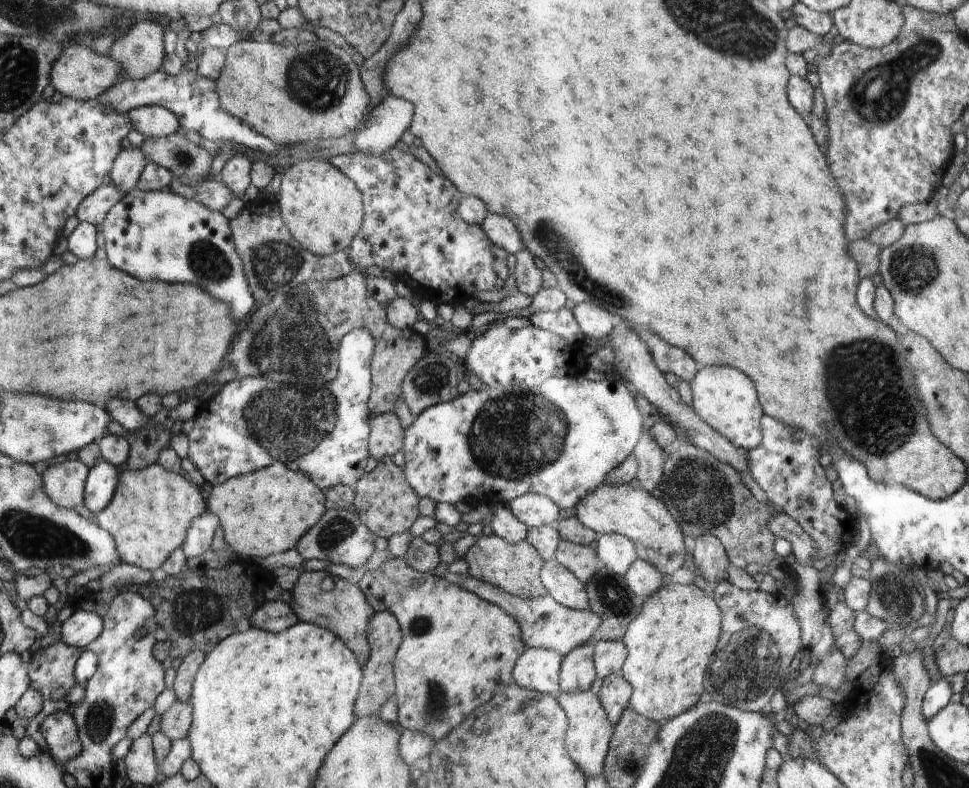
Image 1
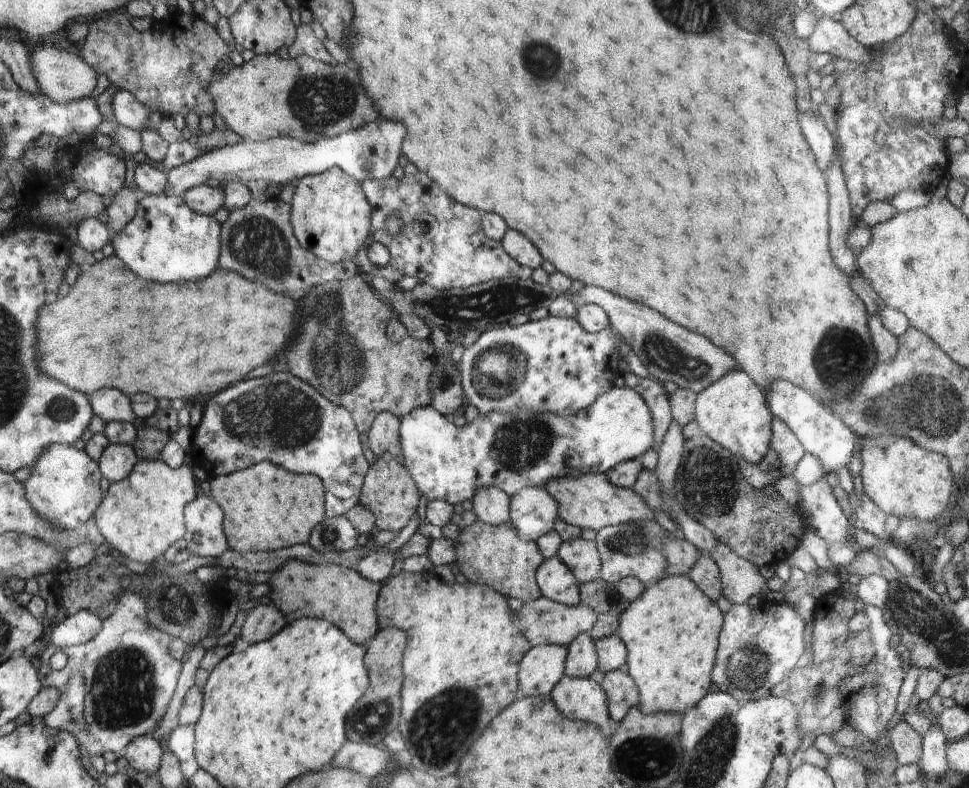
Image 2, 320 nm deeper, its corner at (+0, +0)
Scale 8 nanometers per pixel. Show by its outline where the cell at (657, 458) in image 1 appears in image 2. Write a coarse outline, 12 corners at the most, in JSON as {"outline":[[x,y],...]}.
{"outline":[[628,370],[622,384],[646,400],[658,448],[673,420],[669,395],[650,376]]}

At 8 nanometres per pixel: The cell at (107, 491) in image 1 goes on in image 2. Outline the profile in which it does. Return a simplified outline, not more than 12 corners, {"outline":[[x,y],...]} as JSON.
{"outline":[[109,444],[98,463],[110,484],[132,473],[131,445]]}

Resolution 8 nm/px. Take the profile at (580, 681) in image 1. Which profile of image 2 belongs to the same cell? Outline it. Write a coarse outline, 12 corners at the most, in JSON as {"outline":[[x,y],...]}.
{"outline":[[588,633],[567,645],[566,676],[590,678],[596,648]]}

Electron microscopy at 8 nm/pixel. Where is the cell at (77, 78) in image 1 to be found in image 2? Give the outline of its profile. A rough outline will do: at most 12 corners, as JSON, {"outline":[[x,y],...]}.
{"outline":[[40,47],[32,60],[54,102],[90,97],[97,73],[78,52]]}

